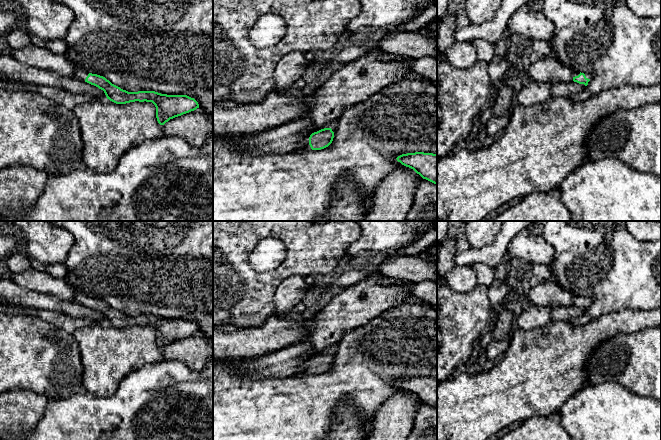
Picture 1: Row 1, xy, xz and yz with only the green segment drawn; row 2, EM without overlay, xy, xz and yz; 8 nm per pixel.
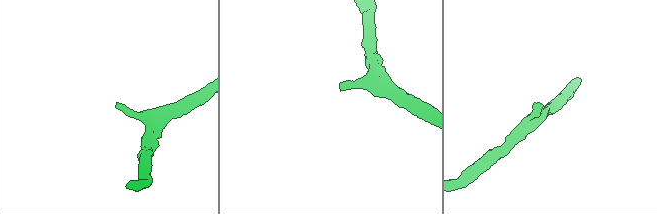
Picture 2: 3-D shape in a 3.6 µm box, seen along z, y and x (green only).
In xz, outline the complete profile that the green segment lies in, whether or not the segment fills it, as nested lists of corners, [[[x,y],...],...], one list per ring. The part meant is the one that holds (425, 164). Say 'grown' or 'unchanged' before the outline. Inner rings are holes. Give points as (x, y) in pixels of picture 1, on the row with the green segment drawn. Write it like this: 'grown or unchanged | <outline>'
unchanged | [[[415,152],[398,156],[397,161],[413,169],[423,179],[437,184],[437,154]]]

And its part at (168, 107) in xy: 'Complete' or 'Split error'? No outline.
Split error

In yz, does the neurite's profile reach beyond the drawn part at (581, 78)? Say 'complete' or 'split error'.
split error

